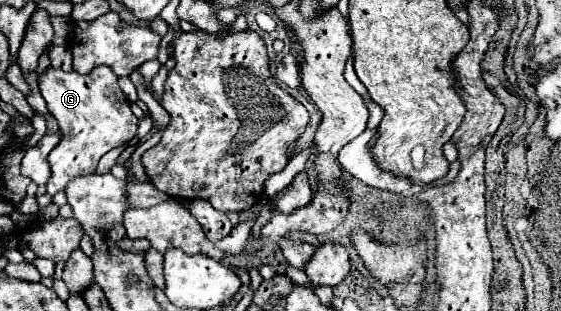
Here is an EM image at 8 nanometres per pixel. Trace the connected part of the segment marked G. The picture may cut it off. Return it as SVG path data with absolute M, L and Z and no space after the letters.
M105 66L95 68L87 76L77 74L75 70L63 72L47 68L47 72L39 78L39 88L49 112L57 118L59 130L63 132L61 142L49 154L51 178L47 182L47 192L53 196L59 190L63 190L67 182L75 176L93 174L97 162L105 152L135 136L139 120L131 112L127 96L117 84L117 76L113 76L111 68Z

